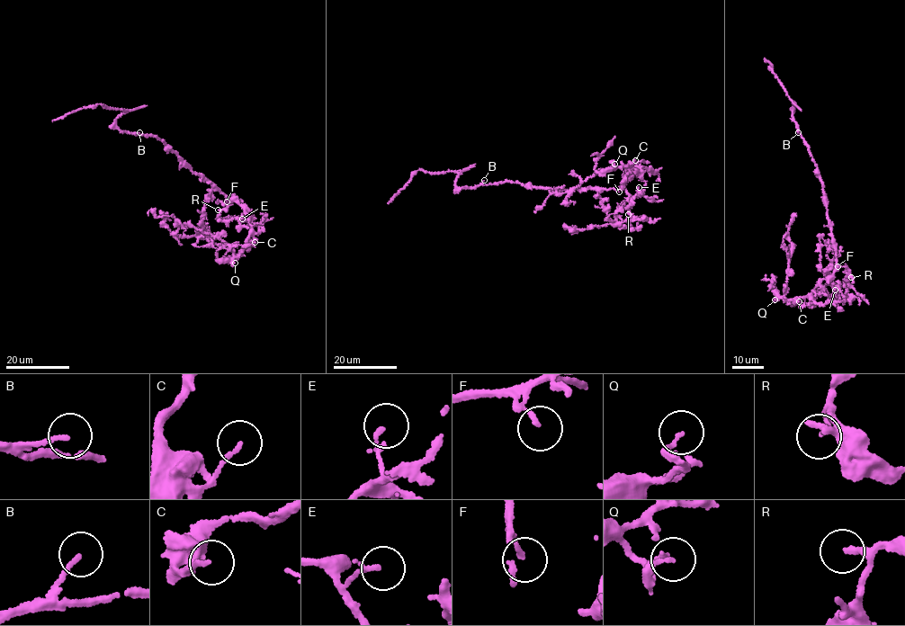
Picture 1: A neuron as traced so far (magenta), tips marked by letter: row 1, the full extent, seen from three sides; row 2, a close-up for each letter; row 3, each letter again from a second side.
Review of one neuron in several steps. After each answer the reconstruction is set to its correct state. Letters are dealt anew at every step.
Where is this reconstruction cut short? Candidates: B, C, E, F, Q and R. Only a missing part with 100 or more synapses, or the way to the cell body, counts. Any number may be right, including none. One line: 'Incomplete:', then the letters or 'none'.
Incomplete: B

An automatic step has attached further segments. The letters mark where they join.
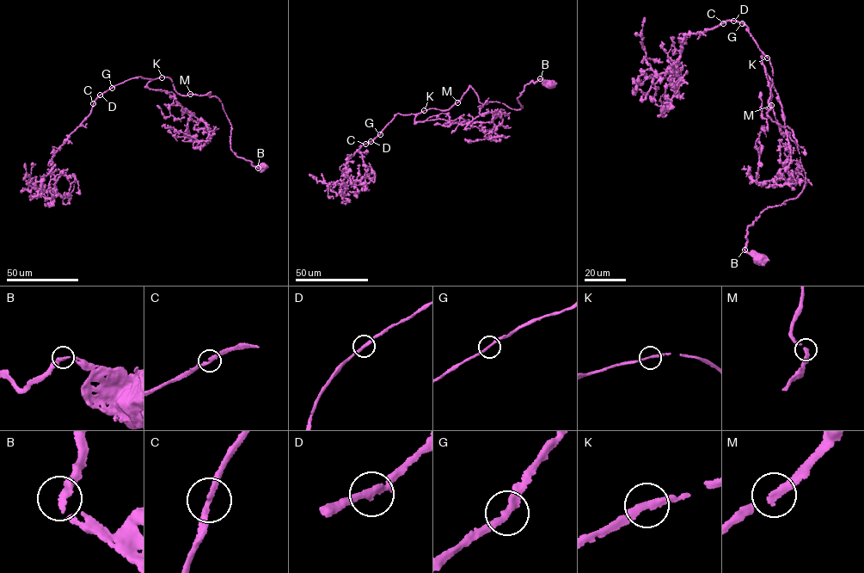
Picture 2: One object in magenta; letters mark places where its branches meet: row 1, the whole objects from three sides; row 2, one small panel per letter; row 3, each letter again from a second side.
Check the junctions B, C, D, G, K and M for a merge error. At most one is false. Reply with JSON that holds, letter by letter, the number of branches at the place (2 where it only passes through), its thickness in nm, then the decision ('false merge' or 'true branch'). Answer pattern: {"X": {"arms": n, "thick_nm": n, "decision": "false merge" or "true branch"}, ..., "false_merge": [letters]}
{"B": {"arms": 2, "thick_nm": 240, "decision": "true branch"}, "C": {"arms": 2, "thick_nm": 240, "decision": "true branch"}, "D": {"arms": 2, "thick_nm": 240, "decision": "true branch"}, "G": {"arms": 2, "thick_nm": 240, "decision": "true branch"}, "K": {"arms": 2, "thick_nm": 240, "decision": "true branch"}, "M": {"arms": 2, "thick_nm": 200, "decision": "true branch"}, "false_merge": []}

